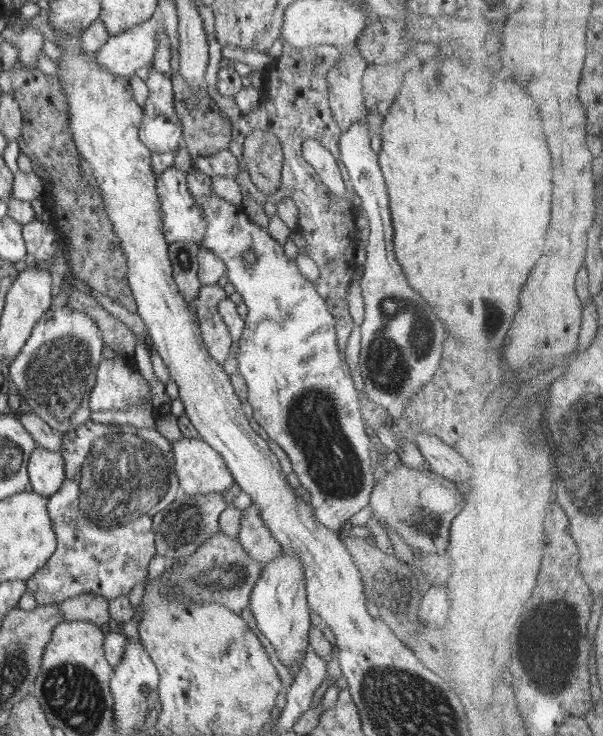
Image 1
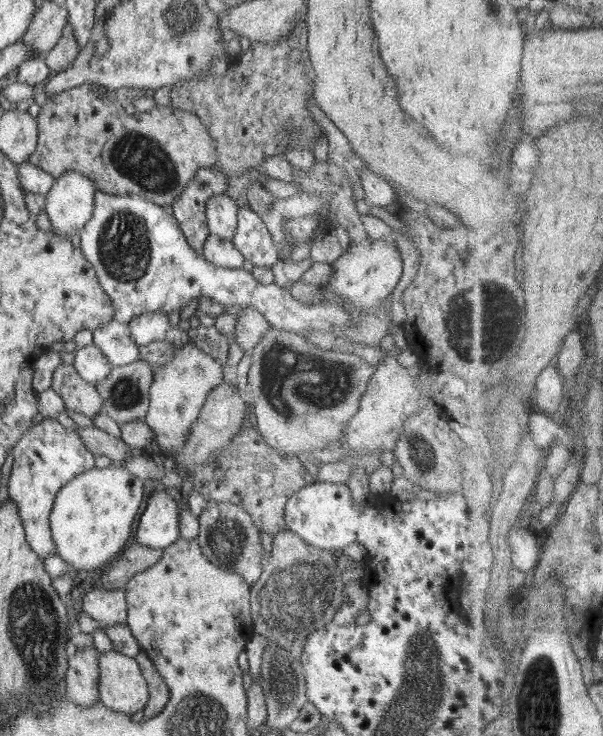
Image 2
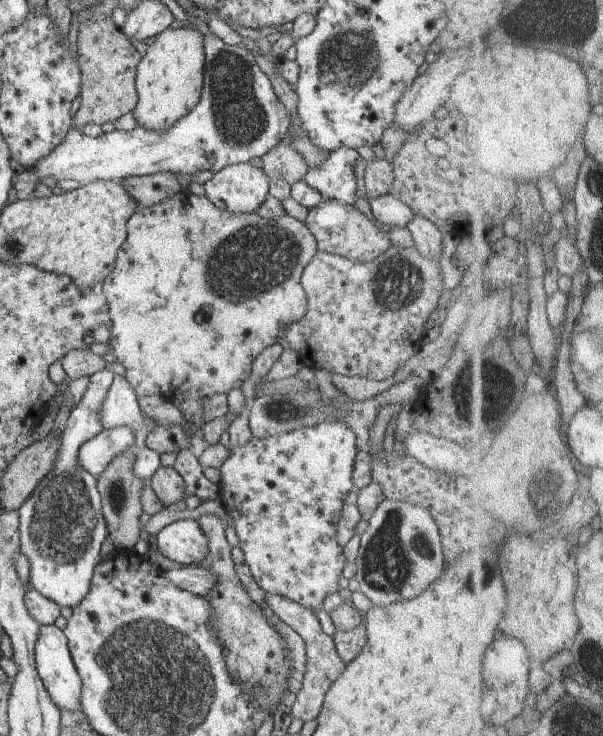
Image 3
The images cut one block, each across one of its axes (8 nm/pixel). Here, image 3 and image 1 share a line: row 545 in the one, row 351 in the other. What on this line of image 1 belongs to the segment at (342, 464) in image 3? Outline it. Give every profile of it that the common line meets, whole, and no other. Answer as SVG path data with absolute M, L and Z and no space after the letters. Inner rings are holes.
M192 166L187 172L187 186L206 217L206 232L200 247L209 248L223 260L227 266L228 281L248 307L244 331L239 340L238 370L248 387L247 400L251 404L253 418L286 452L293 473L312 496L309 504L316 520L338 534L346 520L360 510L369 508L375 484L375 458L372 453L375 443L364 431L359 409L360 395L355 389L350 367L338 350L334 318L313 282L302 276L294 259L284 255L283 246L268 234L267 228L252 222L241 206L234 206L212 192L212 177ZM250 248L258 256L258 261L252 266L246 265L241 258L244 250Z

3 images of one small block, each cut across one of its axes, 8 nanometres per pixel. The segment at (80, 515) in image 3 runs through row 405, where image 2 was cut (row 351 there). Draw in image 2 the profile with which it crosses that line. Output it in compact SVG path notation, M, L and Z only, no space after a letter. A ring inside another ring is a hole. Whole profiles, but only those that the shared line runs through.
M94 343L74 351L73 366L79 376L94 387L97 383L106 381L113 366L108 357Z

